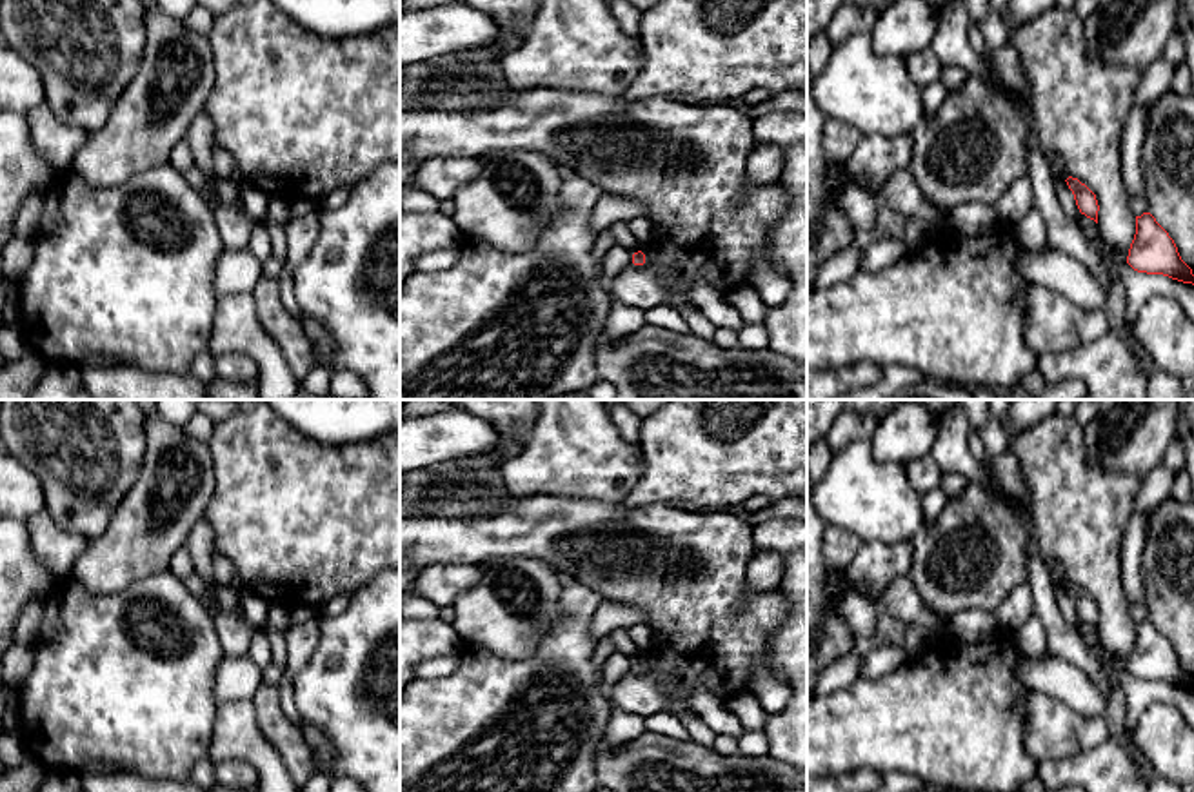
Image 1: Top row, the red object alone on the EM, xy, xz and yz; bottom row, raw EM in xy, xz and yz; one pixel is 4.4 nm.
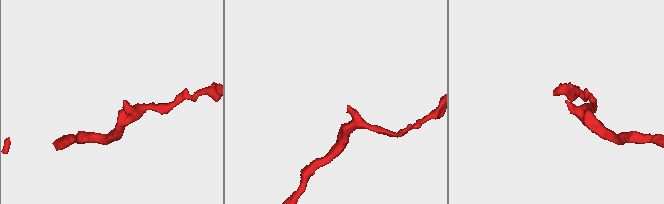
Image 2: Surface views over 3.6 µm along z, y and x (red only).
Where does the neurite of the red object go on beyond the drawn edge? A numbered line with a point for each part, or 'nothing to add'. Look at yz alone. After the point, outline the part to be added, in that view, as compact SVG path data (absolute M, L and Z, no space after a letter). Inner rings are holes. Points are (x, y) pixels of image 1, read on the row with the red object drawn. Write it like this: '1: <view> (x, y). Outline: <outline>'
1: yz (1058, 169). Outline: M1050 153L1050 154L1047 156L1047 160L1049 160L1049 165L1050 165L1052 174L1054 174L1058 180L1063 180L1063 182L1065 182L1065 180L1069 178L1069 174L1067 174L1067 169L1065 169L1065 165L1063 165L1061 156L1056 154L1056 153Z

